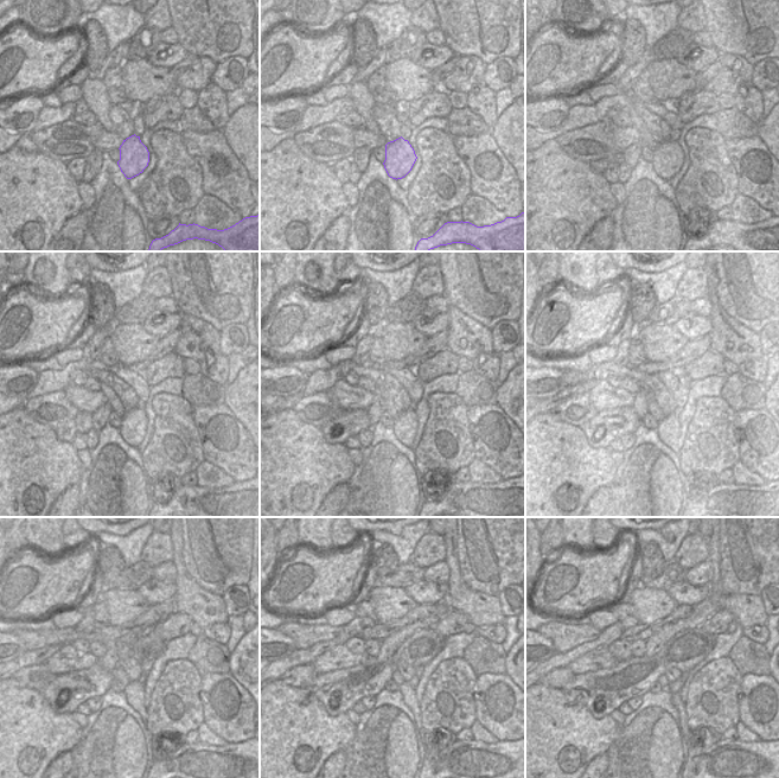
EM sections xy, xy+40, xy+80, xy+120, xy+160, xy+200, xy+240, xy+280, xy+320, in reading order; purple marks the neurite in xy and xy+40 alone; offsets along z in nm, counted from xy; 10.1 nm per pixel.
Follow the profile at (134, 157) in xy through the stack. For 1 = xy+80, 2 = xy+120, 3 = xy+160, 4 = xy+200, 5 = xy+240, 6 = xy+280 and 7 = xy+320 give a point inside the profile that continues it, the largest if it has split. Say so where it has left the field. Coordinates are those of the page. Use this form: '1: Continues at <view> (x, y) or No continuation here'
1: Continues at xy+80 (666, 157)
2: Continues at xy+120 (133, 428)
3: Continues at xy+160 (404, 426)
4: Continues at xy+200 (669, 429)
5: Continues at xy+240 (134, 692)
6: Continues at xy+280 (409, 700)
7: Continues at xy+320 (726, 758).

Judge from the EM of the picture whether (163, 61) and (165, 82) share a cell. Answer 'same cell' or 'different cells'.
different cells

